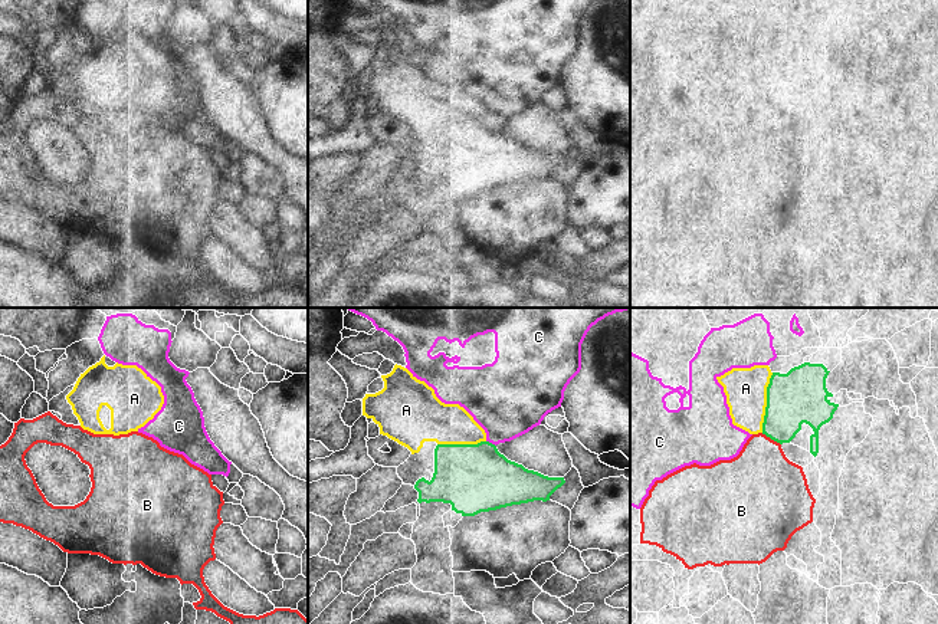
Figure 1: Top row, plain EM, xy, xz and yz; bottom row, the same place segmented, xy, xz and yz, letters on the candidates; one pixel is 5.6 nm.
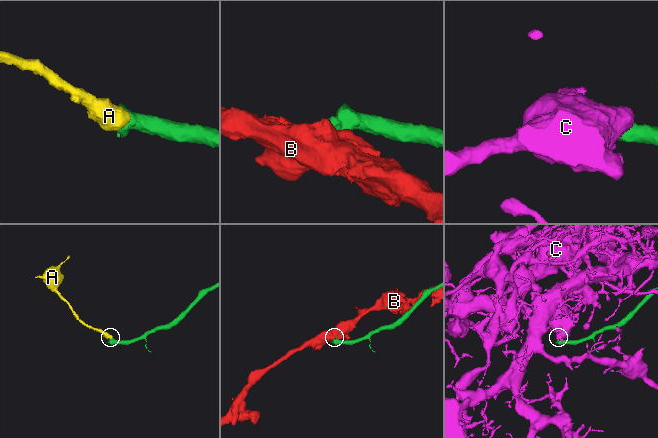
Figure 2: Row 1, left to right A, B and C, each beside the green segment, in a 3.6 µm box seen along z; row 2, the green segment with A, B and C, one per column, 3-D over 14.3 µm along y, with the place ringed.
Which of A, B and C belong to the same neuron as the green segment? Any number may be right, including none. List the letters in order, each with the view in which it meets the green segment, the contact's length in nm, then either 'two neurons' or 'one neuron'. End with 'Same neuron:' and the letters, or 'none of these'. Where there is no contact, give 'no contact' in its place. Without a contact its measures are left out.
A: yz | 340 nm | one neuron
B: yz | 130 nm | two neurons
C: xz | 70 nm | two neurons
Same neuron: A

